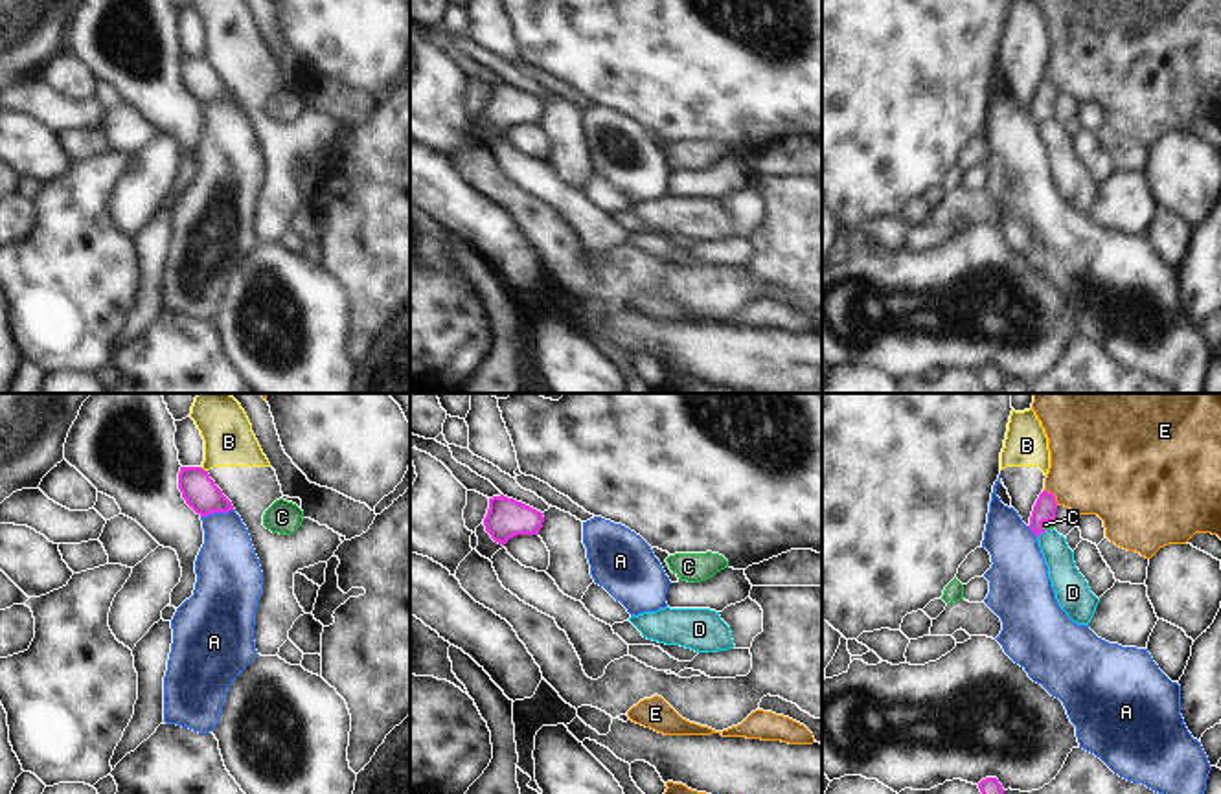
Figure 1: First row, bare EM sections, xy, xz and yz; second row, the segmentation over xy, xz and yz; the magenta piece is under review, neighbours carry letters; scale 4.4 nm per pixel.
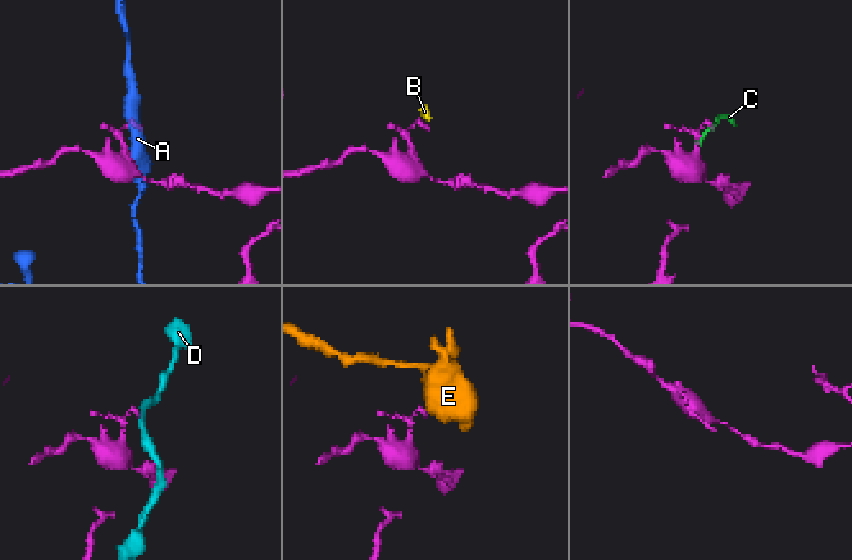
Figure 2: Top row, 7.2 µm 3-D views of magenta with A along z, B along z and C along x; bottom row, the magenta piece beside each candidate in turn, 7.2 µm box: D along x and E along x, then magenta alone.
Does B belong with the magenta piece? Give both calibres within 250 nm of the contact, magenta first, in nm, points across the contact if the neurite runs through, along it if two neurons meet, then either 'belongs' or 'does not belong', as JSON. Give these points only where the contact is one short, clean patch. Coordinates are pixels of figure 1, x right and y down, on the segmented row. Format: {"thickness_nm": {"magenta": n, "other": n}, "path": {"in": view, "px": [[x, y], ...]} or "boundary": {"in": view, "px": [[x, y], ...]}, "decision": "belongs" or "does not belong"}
{"thickness_nm": {"magenta": 150, "other": 220}, "boundary": {"in": "xy", "px": [[201, 467], [206, 471]]}, "decision": "does not belong"}

